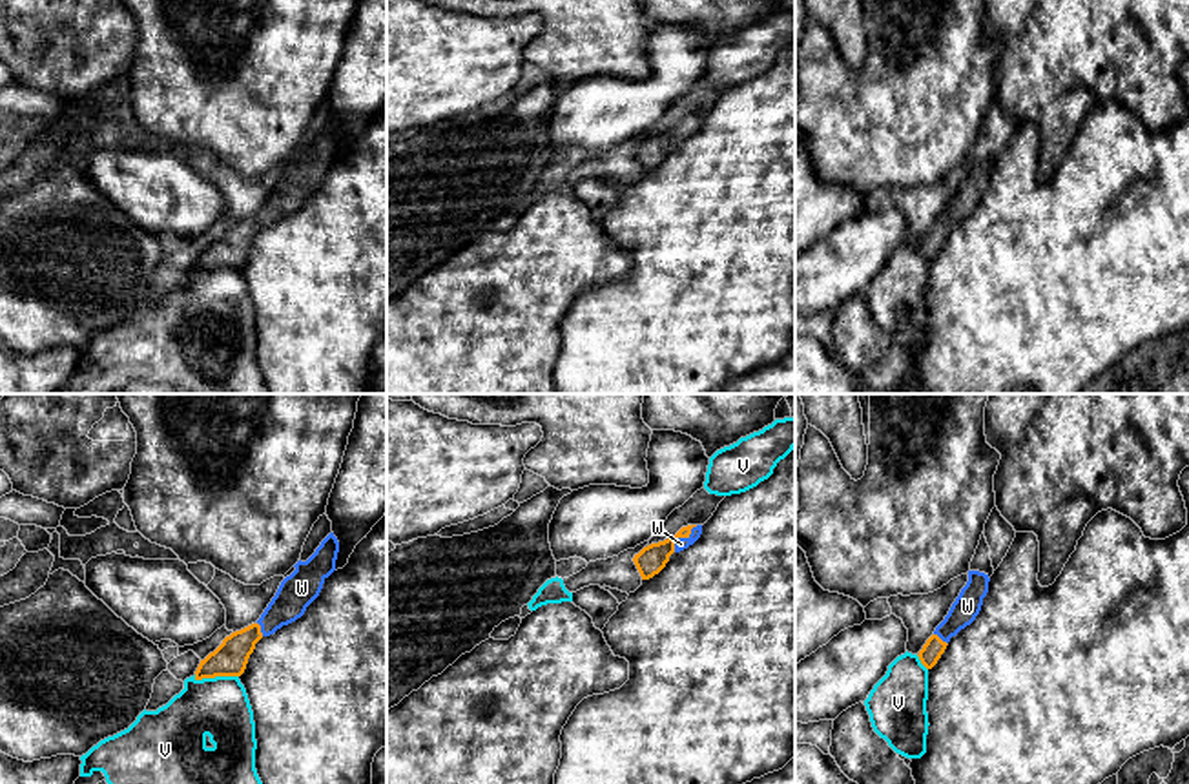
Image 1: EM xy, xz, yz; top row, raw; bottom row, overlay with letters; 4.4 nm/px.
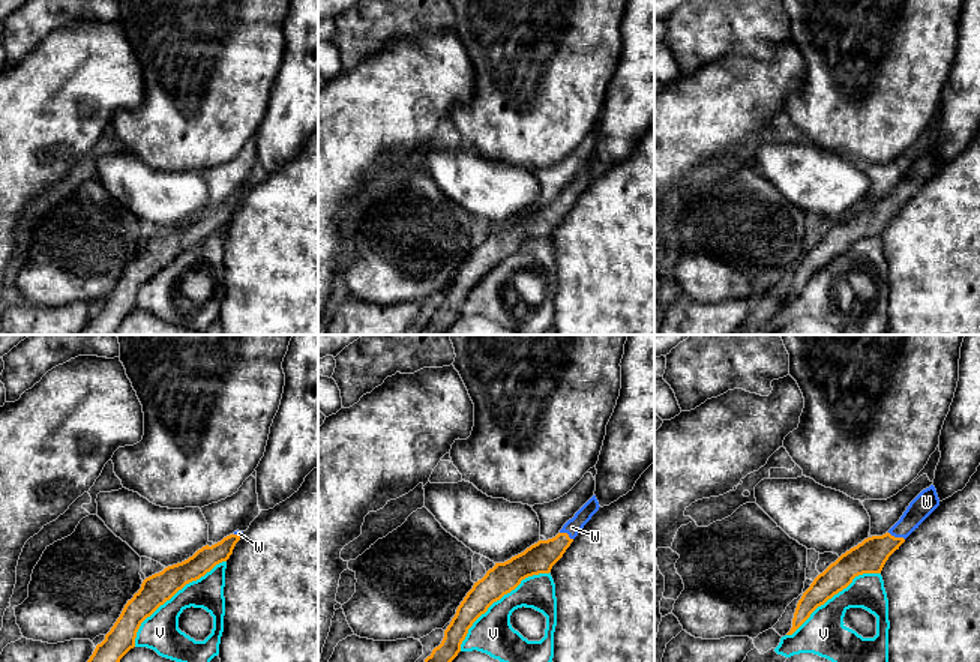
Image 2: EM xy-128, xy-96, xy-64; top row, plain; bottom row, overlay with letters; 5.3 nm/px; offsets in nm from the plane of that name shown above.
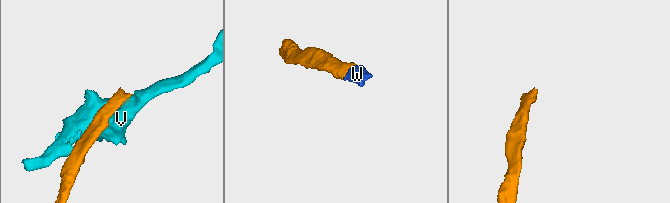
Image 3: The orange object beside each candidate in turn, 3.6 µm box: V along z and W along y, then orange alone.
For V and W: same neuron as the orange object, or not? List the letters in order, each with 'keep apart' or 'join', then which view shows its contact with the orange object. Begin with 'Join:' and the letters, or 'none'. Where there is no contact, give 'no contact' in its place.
Join: W
V: keep apart | xy
W: join | xz

